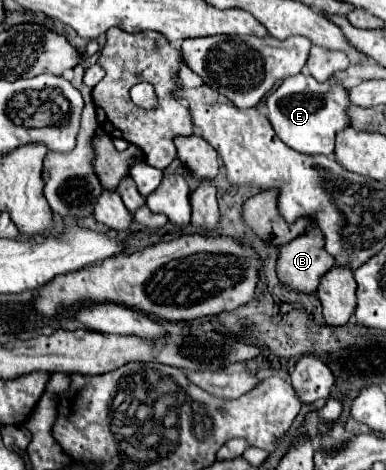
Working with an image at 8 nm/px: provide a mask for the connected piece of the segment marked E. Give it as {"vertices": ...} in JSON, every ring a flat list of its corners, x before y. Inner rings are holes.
{"vertices":[[294,75,284,79,284,83,266,99,266,105,268,119,278,137,288,147,306,155,332,155,336,133,350,127,348,89,340,83,332,83,332,79,318,83,312,77]]}

